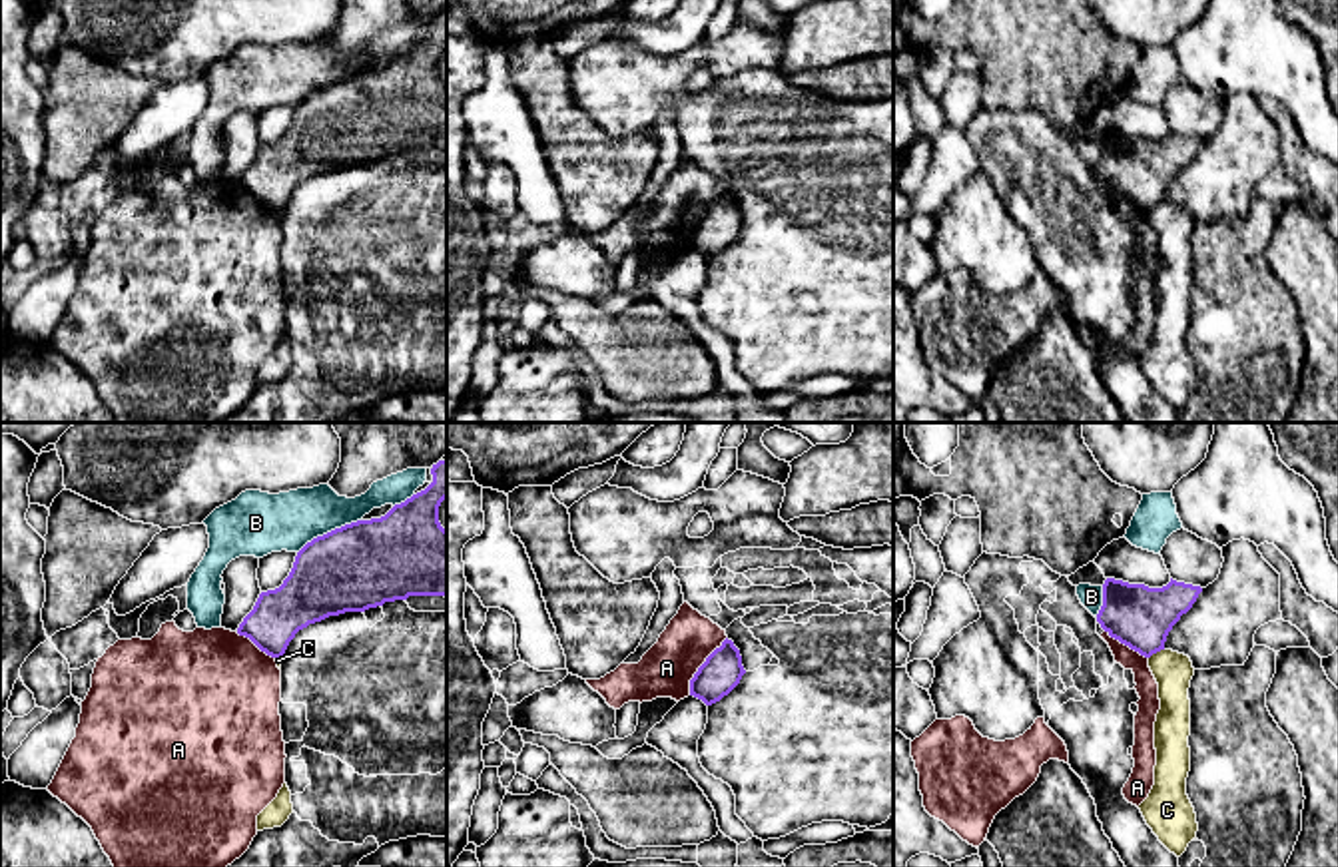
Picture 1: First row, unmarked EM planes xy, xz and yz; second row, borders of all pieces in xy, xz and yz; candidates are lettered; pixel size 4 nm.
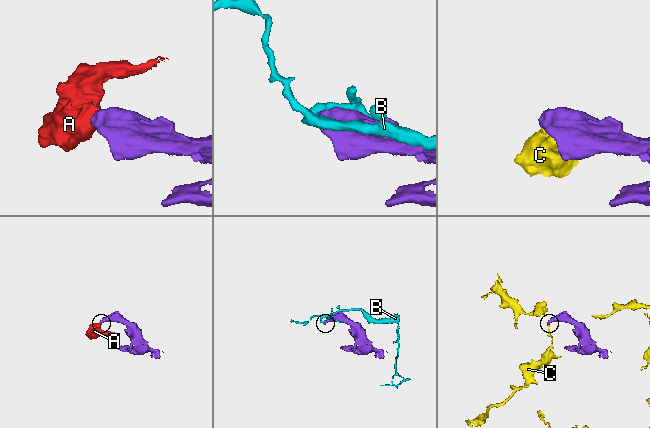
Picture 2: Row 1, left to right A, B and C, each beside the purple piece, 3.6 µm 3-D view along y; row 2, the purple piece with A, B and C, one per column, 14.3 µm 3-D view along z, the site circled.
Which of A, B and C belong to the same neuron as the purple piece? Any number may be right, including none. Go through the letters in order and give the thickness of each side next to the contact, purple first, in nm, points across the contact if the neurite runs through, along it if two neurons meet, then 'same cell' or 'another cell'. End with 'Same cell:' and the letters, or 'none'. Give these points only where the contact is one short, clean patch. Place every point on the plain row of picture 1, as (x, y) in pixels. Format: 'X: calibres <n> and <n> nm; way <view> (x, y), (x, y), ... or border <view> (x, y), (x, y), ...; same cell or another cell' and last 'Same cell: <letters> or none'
A: calibres 160 and 220 nm; border xz (726, 190), (690, 234), (688, 248); another cell
B: calibres 360 and 240 nm; another cell
C: calibres 260 and 160 nm; border yz (1163, 202), (1149, 212); another cell
Same cell: none

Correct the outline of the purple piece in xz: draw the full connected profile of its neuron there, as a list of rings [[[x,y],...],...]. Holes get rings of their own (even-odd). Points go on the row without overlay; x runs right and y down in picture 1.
[[[726,191],[690,233],[690,249],[712,259],[728,249],[740,237],[744,227],[740,203]]]

